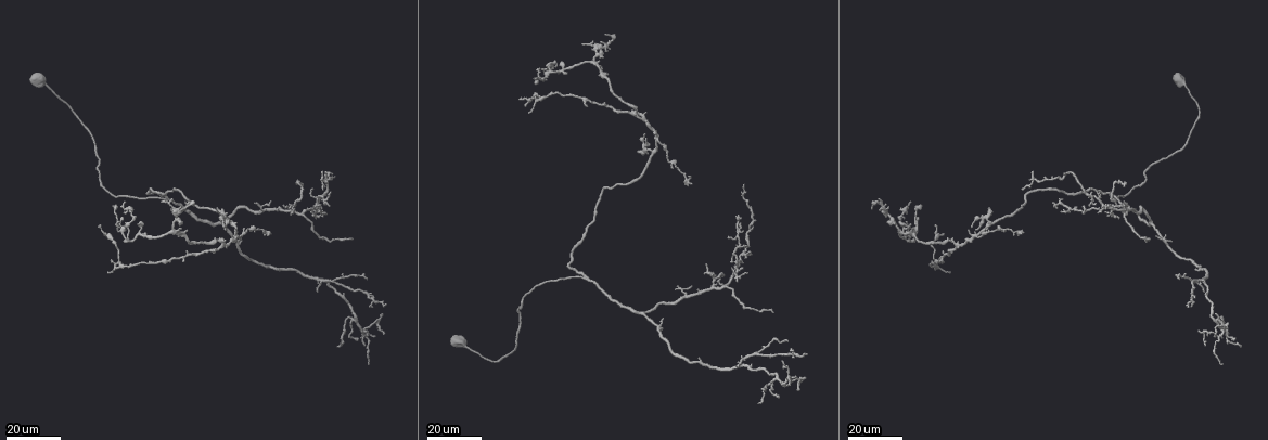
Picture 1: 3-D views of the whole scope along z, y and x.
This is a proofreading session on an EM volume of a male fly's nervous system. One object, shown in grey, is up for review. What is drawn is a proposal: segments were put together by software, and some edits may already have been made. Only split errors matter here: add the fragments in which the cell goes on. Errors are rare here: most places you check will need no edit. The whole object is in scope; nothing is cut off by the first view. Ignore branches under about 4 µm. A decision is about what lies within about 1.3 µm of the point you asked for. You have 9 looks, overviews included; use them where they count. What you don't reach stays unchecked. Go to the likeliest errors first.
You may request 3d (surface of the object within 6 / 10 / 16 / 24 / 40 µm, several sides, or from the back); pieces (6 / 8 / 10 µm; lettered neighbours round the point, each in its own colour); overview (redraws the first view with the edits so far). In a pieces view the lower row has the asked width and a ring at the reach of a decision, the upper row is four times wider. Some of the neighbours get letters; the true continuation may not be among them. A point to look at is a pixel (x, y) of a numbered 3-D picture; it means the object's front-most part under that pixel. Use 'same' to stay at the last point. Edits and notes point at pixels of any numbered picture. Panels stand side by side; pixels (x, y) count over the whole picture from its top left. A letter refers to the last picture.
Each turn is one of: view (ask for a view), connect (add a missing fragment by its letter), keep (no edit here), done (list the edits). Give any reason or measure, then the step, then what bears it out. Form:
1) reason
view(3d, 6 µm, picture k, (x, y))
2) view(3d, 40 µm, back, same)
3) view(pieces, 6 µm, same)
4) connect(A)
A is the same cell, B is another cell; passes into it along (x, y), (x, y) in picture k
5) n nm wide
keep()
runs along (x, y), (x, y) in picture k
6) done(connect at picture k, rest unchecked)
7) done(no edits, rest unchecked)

branch stops here
view(3d, 16 µm, picture 1, (757, 404))

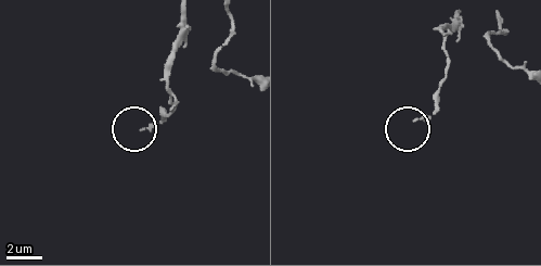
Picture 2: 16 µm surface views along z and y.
view(3d, 10 µm, picture 2, (417, 119))

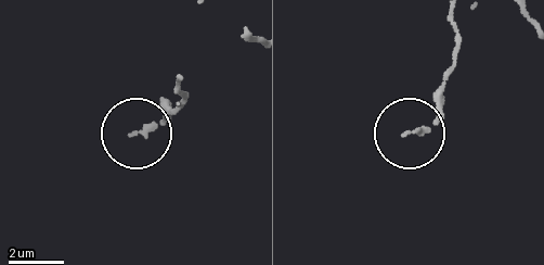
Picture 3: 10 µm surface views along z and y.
view(pieces, 8 µm, picture 3, (407, 133))

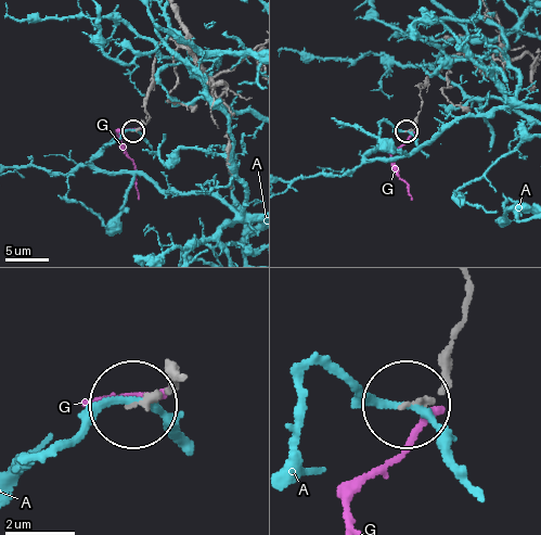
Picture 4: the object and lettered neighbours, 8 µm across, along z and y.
200 nm wide
keep()
A and G are other cells; runs along (463, 292), (448, 371), (413, 403) in picture 4; none of them fits

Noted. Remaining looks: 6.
branch stops here
view(3d, 16 µm, picture 1, (707, 264))

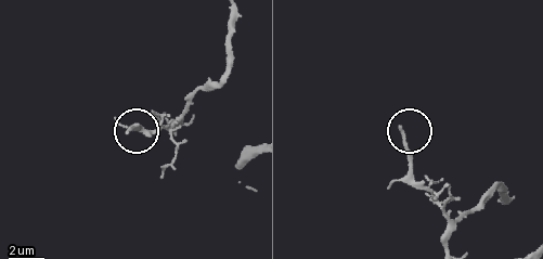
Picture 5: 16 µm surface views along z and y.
what lies round it
view(pieces, 8 µm, picture 5, (127, 131))

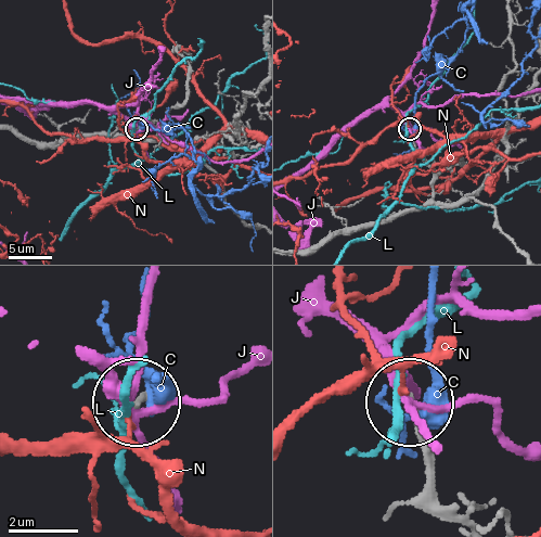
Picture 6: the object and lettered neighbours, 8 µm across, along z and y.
keep()
C, J, L and N are other cells; none of them fits

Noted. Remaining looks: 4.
free end
view(3d, 16 µm, picture 1, (1215, 331))

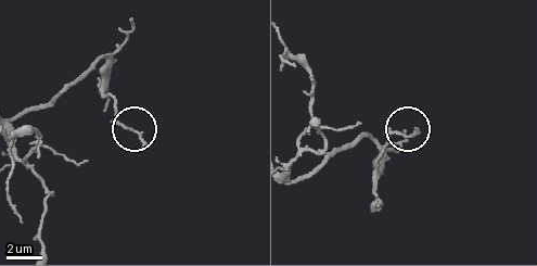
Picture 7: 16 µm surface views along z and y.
view(pieces, 6 µm, picture 7, (143, 147))

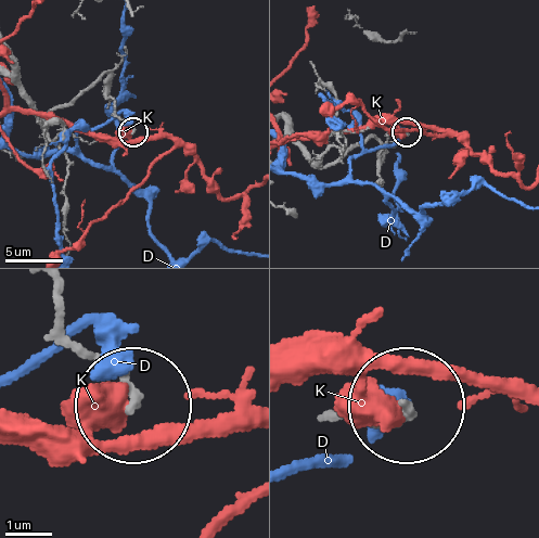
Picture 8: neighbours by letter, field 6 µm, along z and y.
180 nm wide
keep()
D and K are other cells; runs along (59, 294), (63, 329), (105, 363), (129, 407) in picture 8; no lettered fragment goes on from it

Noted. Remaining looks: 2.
branch stops here
view(3d, 24 µm, picture 1, (1023, 191))

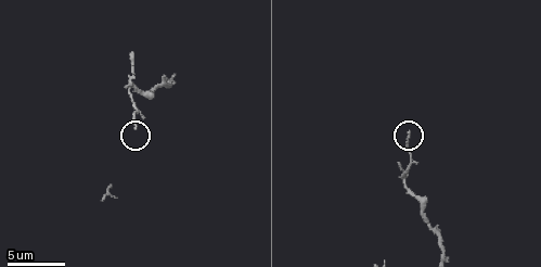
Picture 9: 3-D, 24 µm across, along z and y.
see the neighbours
view(pieces, 6 µm, picture 9, (135, 125))

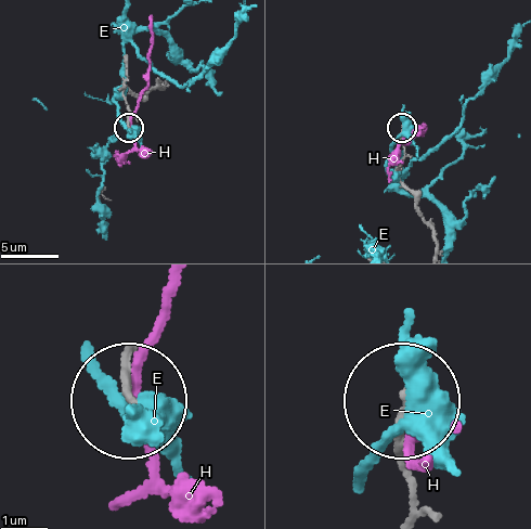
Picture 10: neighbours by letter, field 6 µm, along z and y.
150 nm wide
keep()
E and H are other cells; no lettered fragment goes on from it

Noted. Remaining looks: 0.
done(no edits, rest unchecked)

